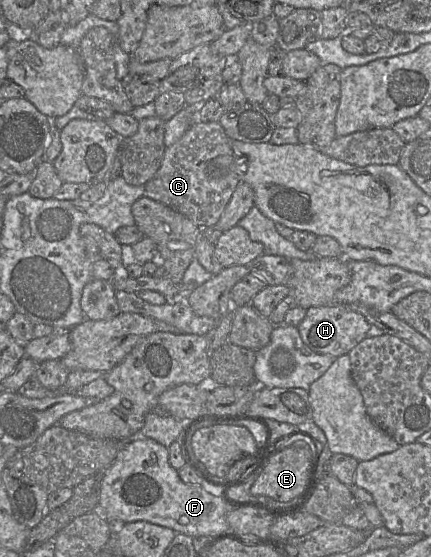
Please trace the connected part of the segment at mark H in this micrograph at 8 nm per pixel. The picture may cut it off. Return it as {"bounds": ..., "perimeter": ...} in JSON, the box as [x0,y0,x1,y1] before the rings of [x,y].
{"bounds":[298,305,371,357],"perimeter":[[[341,305],[315,306],[307,309],[298,325],[303,342],[315,353],[331,354],[339,357],[348,354],[358,343],[367,337],[371,324],[360,313]]]}

